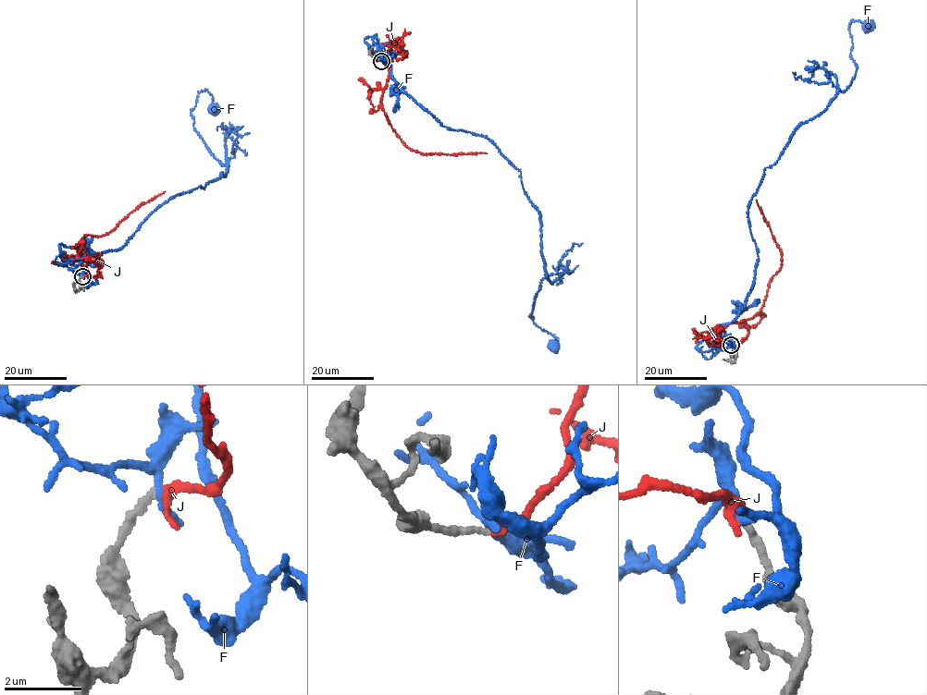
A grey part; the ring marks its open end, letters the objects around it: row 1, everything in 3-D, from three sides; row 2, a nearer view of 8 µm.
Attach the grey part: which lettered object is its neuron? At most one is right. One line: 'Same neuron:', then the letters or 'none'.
Same neuron: J

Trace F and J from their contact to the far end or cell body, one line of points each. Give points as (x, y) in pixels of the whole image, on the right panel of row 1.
F: (731, 344), (696, 347), (734, 322), (755, 278), (747, 209), (798, 125), (851, 82), (848, 26), (865, 27)
J: (731, 344), (713, 344), (694, 330), (698, 335), (720, 330), (752, 317), (763, 306), (782, 253), (755, 200)

